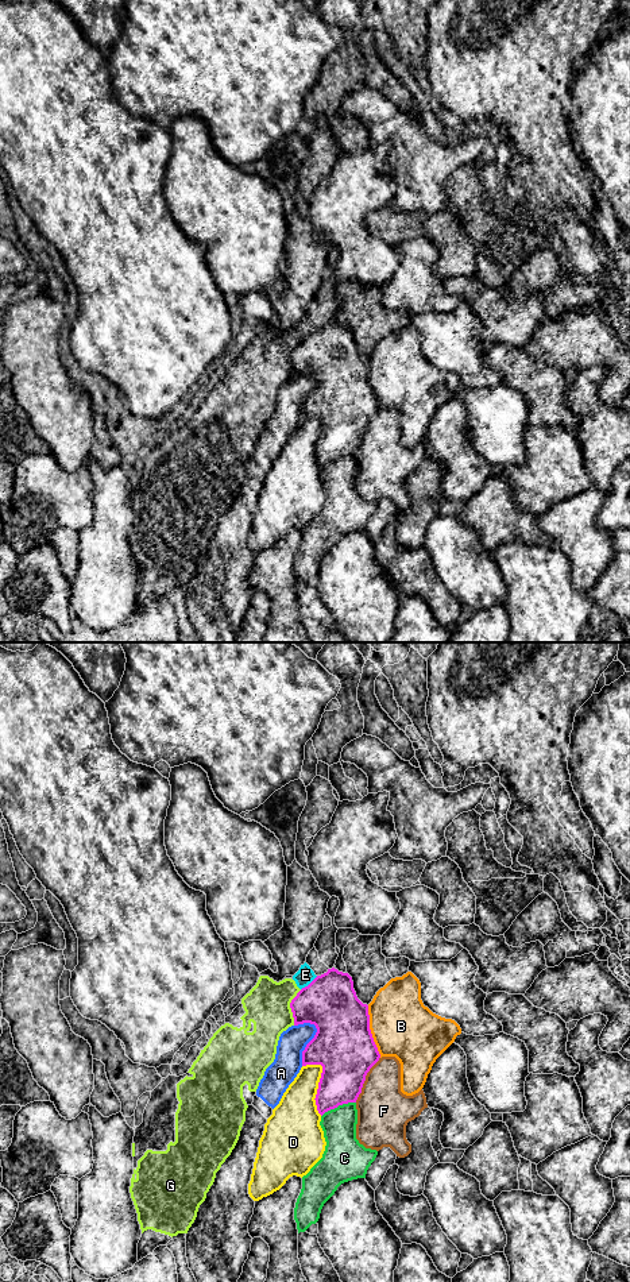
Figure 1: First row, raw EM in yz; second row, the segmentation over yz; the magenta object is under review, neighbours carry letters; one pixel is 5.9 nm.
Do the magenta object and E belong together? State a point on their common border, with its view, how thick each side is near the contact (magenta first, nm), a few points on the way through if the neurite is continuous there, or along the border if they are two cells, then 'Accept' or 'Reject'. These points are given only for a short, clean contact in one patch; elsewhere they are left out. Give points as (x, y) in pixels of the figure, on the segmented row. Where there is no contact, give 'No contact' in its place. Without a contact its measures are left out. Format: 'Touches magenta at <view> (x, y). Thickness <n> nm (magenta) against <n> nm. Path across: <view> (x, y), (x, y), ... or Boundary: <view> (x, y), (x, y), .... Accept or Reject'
Touches magenta at yz (310, 983). Thickness 320 nm (magenta) against 100 nm. Boundary: yz (317, 976), (301, 989). Reject

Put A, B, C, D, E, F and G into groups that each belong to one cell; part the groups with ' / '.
A / B / C / D / E G / F

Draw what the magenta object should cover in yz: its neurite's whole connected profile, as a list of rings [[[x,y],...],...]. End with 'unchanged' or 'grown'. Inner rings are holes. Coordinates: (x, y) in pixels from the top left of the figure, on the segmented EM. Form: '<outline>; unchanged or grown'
[[[335,968],[328,969],[297,993],[290,1008],[294,1026],[310,1023],[317,1028],[314,1038],[302,1051],[302,1066],[322,1066],[314,1098],[318,1113],[322,1116],[339,1105],[356,1103],[366,1076],[379,1061],[380,1054],[370,1030],[368,1005],[357,999],[352,977]]]; unchanged

